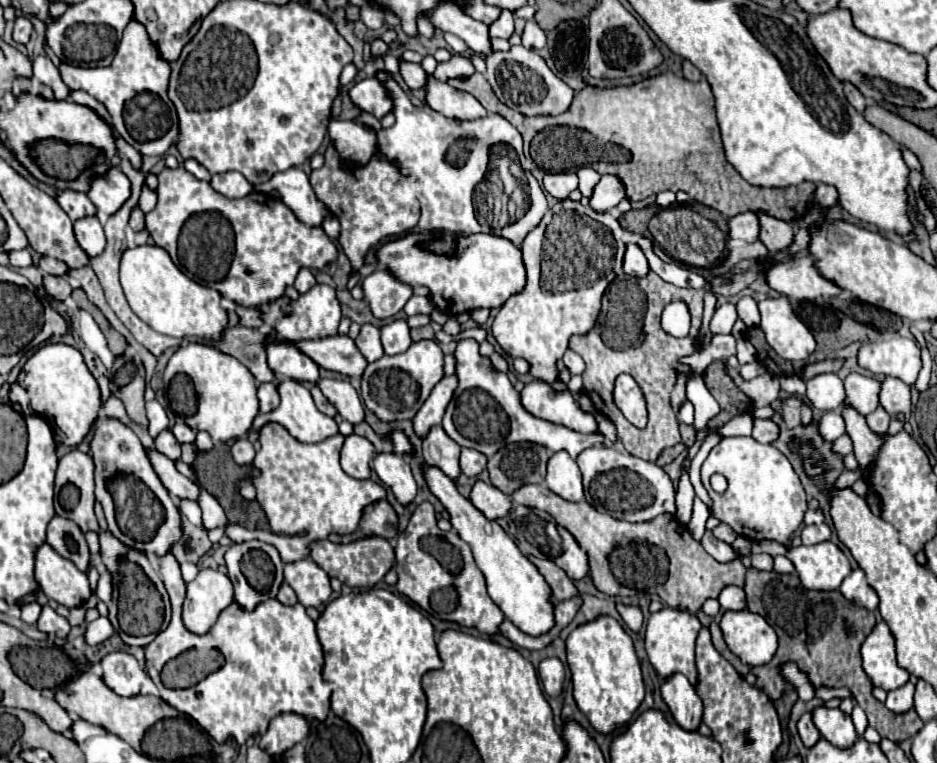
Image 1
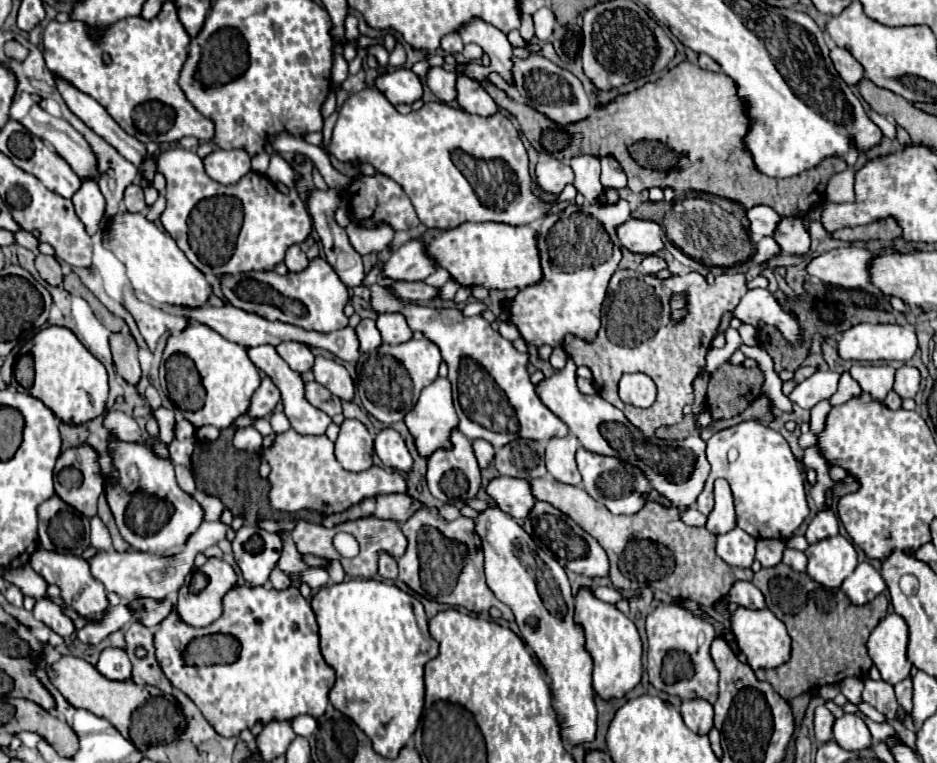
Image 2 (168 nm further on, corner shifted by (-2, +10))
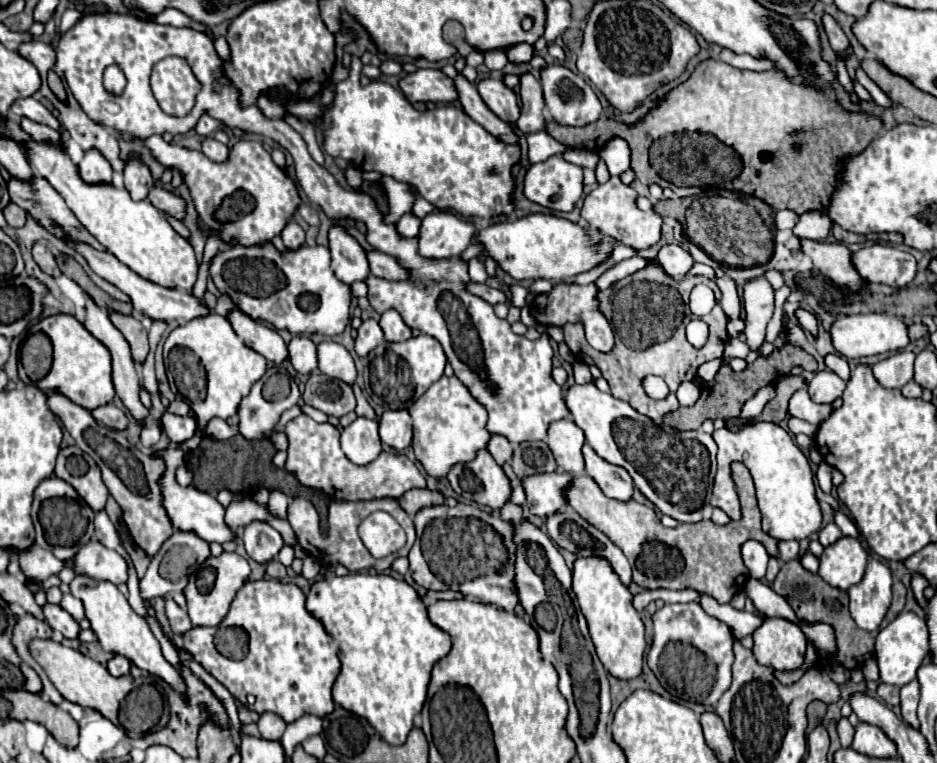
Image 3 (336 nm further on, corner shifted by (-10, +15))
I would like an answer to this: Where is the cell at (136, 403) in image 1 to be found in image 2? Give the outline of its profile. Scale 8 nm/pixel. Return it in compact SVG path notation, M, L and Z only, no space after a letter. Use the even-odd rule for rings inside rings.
M112 333L110 349L114 355L114 363L118 373L132 385L140 381L140 363L138 363L138 345L130 333Z

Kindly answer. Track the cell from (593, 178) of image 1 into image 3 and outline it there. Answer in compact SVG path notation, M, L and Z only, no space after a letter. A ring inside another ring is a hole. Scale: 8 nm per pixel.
M566 150L564 158L568 162L572 162L572 164L578 164L578 166L590 168L590 170L594 170L598 160L600 160L600 156L596 152L592 152L592 150Z

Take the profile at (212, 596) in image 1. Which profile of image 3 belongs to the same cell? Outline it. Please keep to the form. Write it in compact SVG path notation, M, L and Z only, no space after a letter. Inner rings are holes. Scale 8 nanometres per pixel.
M222 552L218 558L210 556L210 558L206 560L206 564L216 570L214 588L212 588L208 594L200 594L200 592L196 590L195 575L190 575L188 585L184 588L184 596L186 600L188 600L188 616L190 616L190 620L192 620L194 626L218 626L218 624L222 622L222 618L226 616L226 612L228 612L228 608L230 608L230 602L234 600L238 588L240 588L240 586L248 580L248 576L250 576L250 566L248 566L248 562L246 562L242 556L238 556L236 552Z

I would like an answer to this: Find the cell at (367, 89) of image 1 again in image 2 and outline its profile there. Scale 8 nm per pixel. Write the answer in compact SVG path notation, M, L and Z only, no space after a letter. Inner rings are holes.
M396 69L380 75L376 79L376 89L382 91L392 105L412 105L414 101L422 99L422 81L410 69Z

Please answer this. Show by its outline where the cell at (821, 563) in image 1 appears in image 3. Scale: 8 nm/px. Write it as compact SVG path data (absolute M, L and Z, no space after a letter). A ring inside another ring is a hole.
M842 536L828 548L824 548L820 556L818 574L832 586L840 590L848 590L858 584L866 570L868 554L864 546L850 536Z

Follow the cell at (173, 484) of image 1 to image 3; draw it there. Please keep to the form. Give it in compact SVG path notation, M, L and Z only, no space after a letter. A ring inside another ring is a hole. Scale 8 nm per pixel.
M106 404L106 406L92 410L92 416L96 422L100 422L112 430L124 432L128 428L128 416L120 408L116 408L114 404Z

